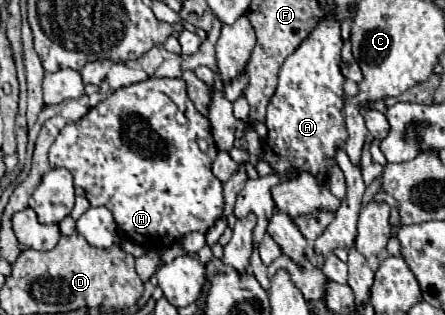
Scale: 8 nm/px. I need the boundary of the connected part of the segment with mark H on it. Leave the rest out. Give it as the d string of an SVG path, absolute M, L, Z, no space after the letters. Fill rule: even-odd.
M157 77L107 95L81 121L65 125L49 149L49 165L53 169L67 169L73 175L73 183L85 189L91 207L107 207L115 217L119 233L145 249L169 247L191 231L207 233L223 217L223 183L211 173L215 157L217 147L209 131L209 121L185 95L185 83L181 79ZM199 141L207 143L205 151L199 147Z

